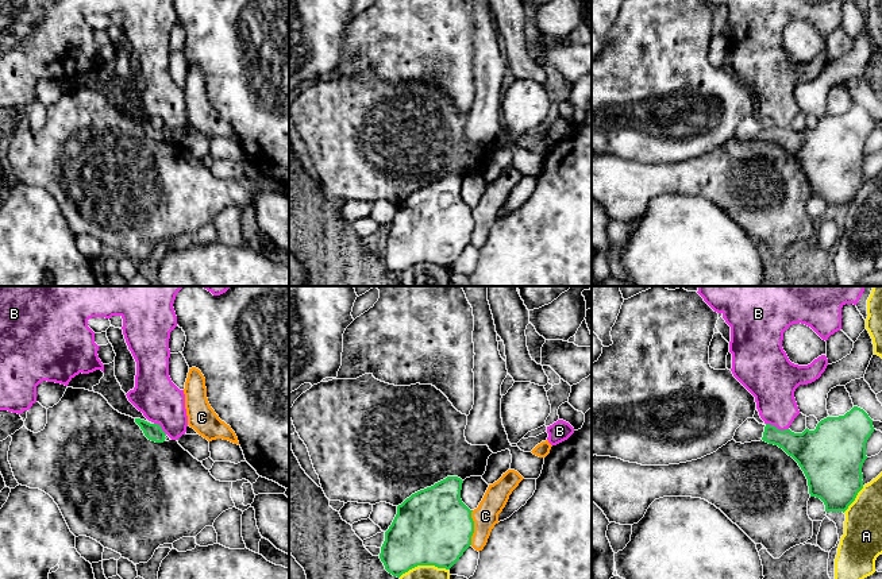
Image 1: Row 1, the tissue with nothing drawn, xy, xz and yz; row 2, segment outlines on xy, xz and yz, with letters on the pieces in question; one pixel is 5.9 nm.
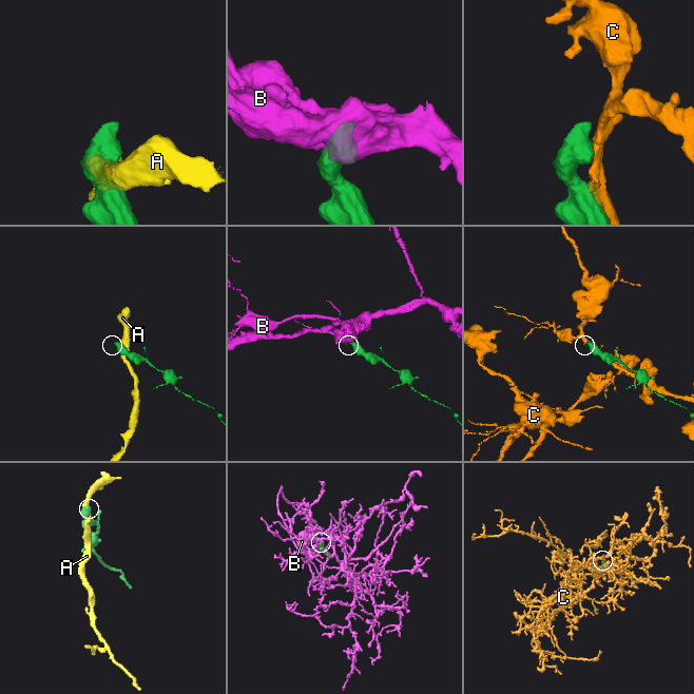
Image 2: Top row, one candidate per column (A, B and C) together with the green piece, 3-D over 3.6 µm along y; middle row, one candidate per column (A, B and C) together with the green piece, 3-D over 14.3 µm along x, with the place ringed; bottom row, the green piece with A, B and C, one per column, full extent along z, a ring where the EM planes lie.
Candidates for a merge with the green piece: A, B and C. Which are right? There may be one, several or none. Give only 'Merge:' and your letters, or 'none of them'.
Merge: none of them

